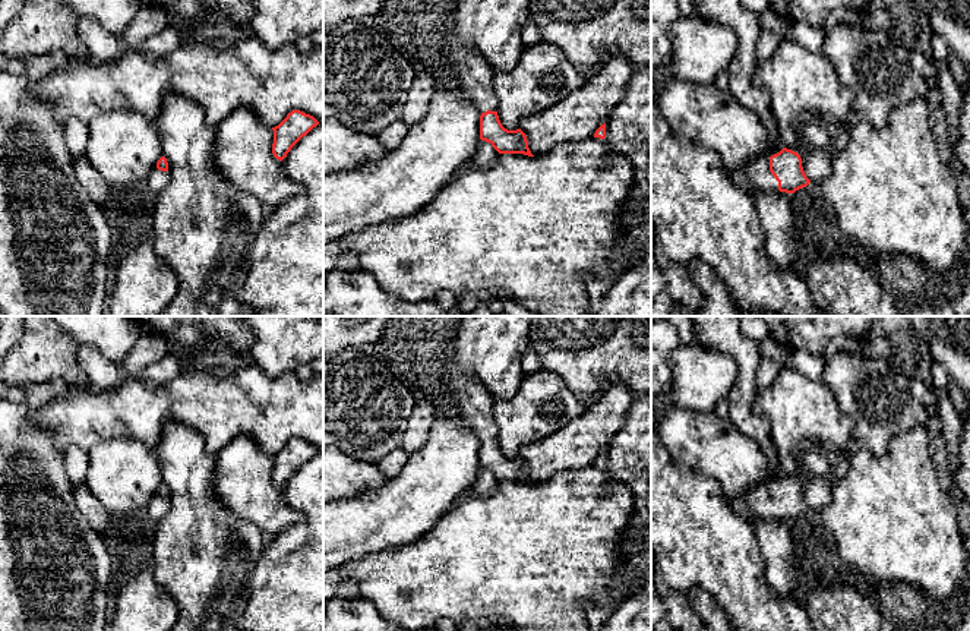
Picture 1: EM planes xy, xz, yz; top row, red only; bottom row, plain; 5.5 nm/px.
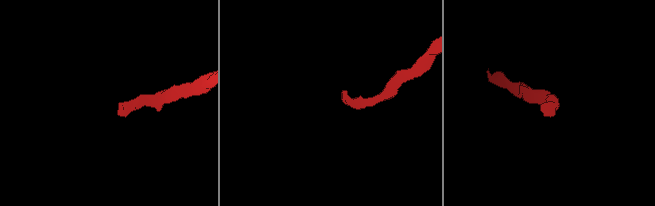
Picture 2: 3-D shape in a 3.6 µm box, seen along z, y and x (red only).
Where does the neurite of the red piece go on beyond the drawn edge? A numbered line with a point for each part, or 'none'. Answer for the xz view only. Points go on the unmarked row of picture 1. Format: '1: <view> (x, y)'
1: xz (474, 401)

